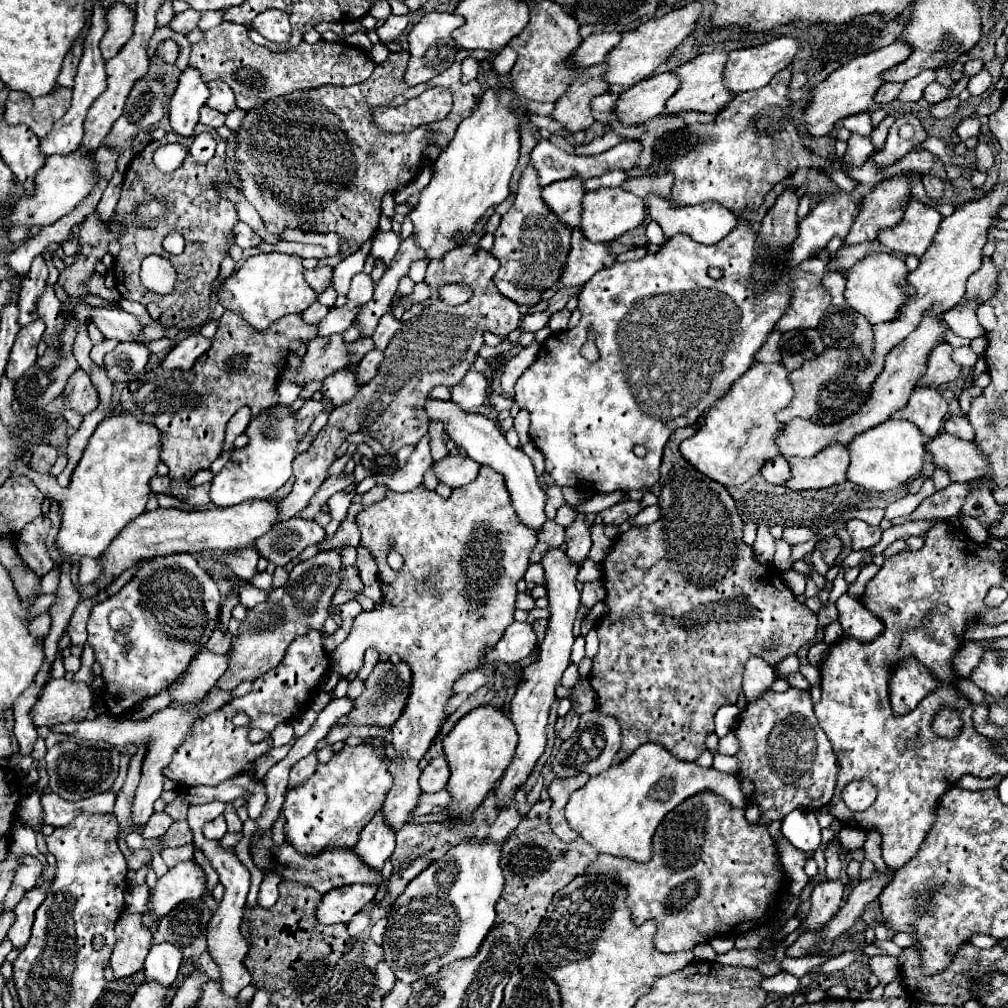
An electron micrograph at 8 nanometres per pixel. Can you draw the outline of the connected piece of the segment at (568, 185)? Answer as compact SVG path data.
M576 177L572 181L556 181L542 189L542 201L570 229L576 229L580 225L584 197L582 183L584 181Z

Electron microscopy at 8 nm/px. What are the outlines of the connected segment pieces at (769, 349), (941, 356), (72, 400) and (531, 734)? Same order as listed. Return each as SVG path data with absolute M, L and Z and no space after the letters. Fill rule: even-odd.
M774 329L764 345L760 347L760 353L756 353L756 361L754 363L780 363L780 349L778 349L778 341L780 341L780 333Z
M948 343L936 345L936 349L932 349L932 353L928 355L926 371L924 377L918 379L918 385L940 387L948 381L954 381L962 369L950 359L950 355L952 355L952 347Z
M76 369L76 373L68 379L62 397L64 405L80 415L92 413L100 403L96 387L90 383L90 377L82 369Z
M548 549L542 559L542 567L546 571L546 585L548 585L548 599L550 599L550 621L546 637L538 651L538 661L524 671L524 681L518 685L516 695L510 703L510 719L518 731L518 747L512 765L504 773L498 789L496 789L496 807L508 809L514 801L514 793L526 783L528 775L532 773L538 757L544 753L546 747L546 721L550 715L550 707L556 699L556 687L562 679L564 669L570 665L570 649L574 643L574 621L576 611L580 607L580 593L576 589L576 573L578 565L568 559L568 555L560 549Z

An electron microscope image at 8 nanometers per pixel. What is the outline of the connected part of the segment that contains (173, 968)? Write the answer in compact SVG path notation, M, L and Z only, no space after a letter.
M160 943L154 945L146 957L144 963L144 981L156 981L164 987L172 985L172 981L176 979L178 967L182 963L182 953L176 945L172 943Z

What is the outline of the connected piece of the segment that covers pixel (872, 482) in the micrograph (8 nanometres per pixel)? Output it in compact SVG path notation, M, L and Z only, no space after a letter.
M888 419L880 425L876 425L876 429L868 429L868 433L856 435L848 443L850 467L848 467L846 477L848 477L848 481L852 481L868 491L882 493L882 491L898 489L898 487L906 485L910 477L920 473L920 469L924 465L924 457L926 457L926 449L924 449L926 441L928 439L910 421Z

